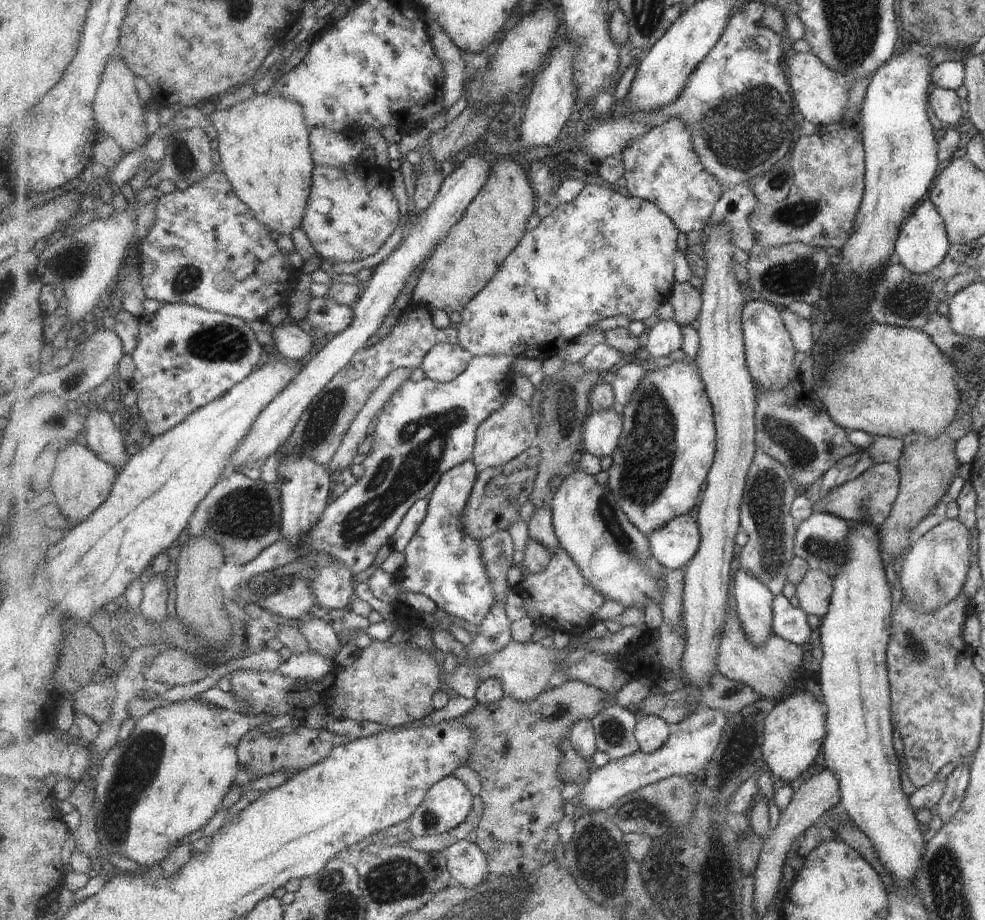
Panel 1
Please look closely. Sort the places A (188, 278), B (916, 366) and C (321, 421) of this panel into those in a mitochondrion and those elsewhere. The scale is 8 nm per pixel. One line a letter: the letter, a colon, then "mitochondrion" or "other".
A: mitochondrion
B: other
C: mitochondrion

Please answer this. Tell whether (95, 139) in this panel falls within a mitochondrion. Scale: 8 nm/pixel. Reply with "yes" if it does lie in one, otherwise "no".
no

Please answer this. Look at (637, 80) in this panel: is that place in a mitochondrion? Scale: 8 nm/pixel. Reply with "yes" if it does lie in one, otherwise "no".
no

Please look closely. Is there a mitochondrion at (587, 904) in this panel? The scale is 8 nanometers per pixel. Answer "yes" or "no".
no

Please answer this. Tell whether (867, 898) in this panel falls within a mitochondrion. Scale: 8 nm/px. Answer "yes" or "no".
no

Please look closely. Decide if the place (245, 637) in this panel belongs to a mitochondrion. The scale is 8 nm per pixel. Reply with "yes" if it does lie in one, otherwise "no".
no

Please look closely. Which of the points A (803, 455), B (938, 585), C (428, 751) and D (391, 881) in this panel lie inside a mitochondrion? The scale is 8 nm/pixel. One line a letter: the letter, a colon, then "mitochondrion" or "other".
A: mitochondrion
B: mitochondrion
C: other
D: mitochondrion

